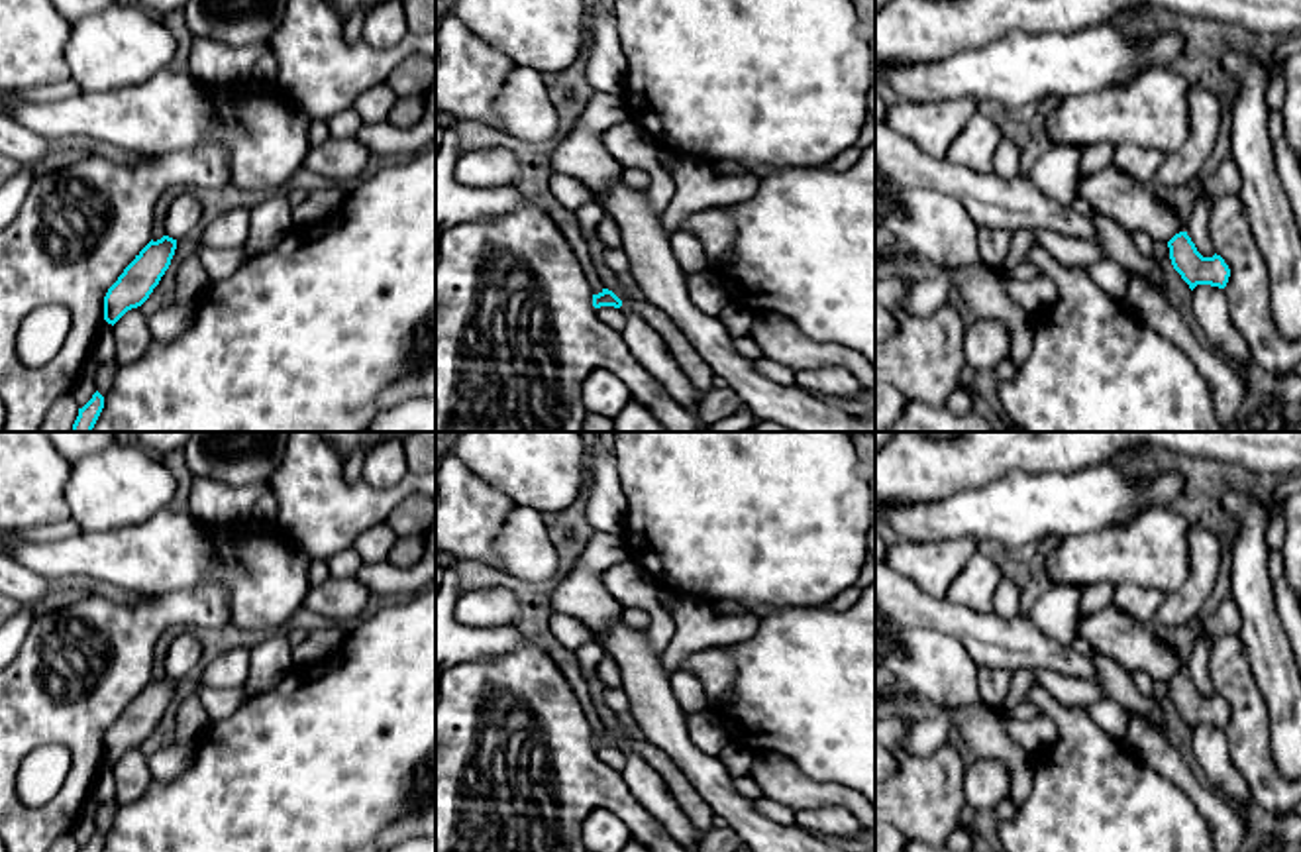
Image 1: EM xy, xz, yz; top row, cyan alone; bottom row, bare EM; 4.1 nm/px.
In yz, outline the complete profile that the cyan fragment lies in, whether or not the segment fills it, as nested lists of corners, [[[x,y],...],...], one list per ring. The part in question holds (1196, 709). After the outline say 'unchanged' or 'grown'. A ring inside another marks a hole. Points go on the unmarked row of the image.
[[[1187,671],[1175,673],[1170,681],[1170,699],[1173,709],[1193,730],[1197,724],[1211,724],[1224,728],[1230,717],[1230,709],[1221,695],[1203,697]]]; unchanged

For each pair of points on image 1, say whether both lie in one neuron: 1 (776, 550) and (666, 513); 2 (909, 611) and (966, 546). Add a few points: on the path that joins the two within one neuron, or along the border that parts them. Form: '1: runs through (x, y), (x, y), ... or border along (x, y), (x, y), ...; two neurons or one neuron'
1: runs through (748, 523), (738, 513), (693, 513); one neuron
2: border along (895, 570), (927, 593), (944, 599); two neurons

